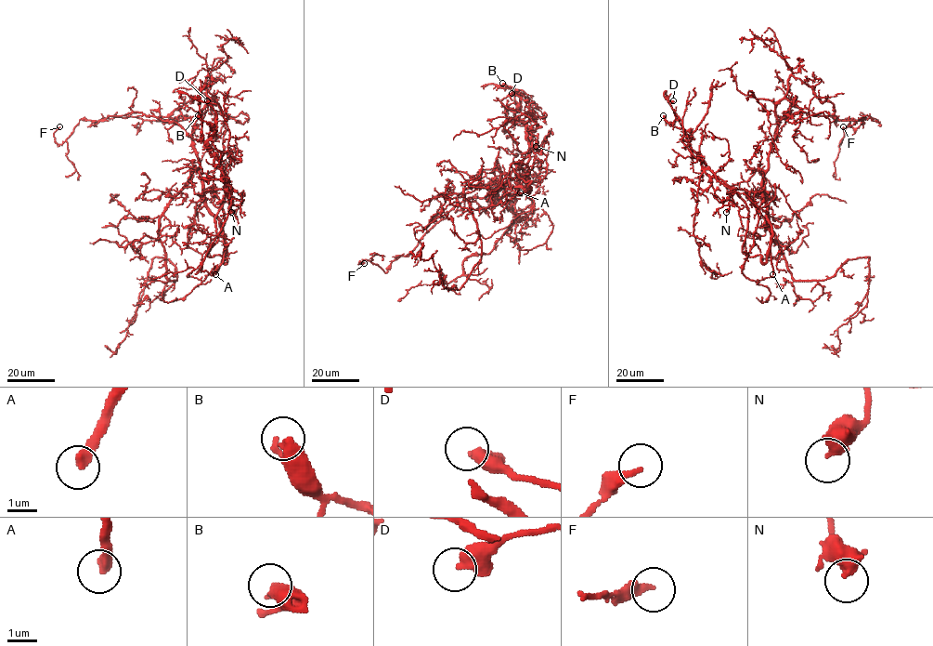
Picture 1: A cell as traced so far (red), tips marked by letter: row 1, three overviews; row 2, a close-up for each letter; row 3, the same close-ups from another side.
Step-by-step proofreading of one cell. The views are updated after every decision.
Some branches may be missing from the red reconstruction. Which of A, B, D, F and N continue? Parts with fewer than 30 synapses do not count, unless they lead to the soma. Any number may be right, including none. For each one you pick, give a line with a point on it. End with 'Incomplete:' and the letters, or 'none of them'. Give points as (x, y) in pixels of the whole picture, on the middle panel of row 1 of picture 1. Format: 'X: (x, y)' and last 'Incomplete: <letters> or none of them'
A: (520, 192)
Incomplete: A

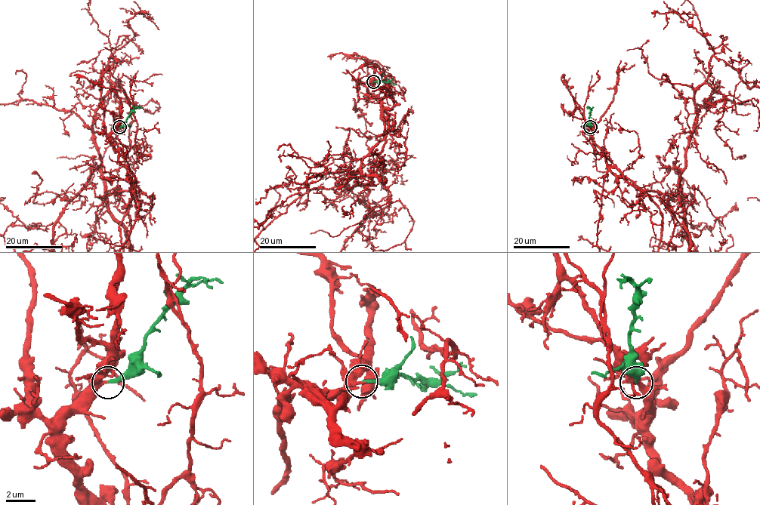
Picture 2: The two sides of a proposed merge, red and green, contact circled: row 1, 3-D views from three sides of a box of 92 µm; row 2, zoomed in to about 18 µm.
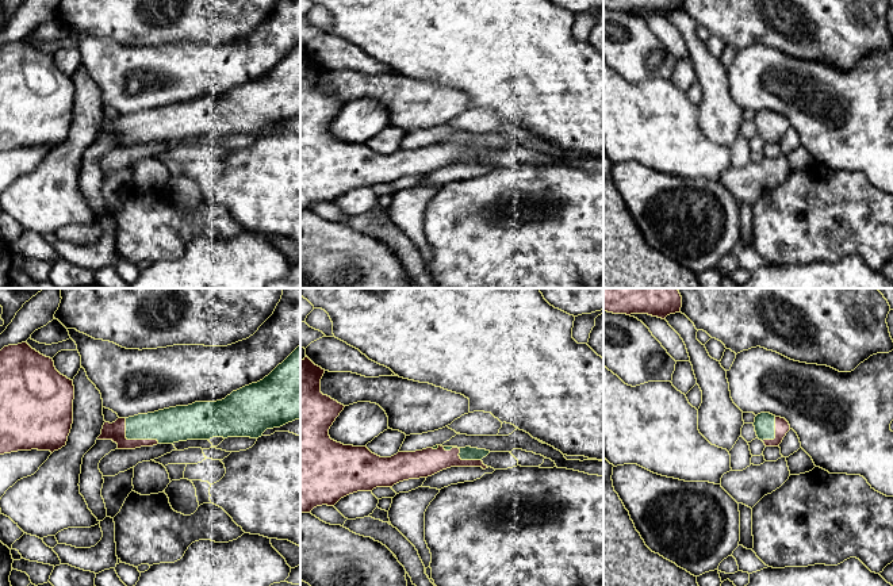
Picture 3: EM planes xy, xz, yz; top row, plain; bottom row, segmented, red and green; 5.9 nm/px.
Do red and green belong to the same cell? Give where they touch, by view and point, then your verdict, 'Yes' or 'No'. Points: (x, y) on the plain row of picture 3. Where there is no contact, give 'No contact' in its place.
Touches red at xy (133, 137). Yes

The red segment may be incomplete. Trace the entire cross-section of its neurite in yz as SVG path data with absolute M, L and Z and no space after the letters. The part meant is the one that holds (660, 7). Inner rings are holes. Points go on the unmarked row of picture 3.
M603 0L603 8L613 11L648 11L664 16L681 9L682 0Z

